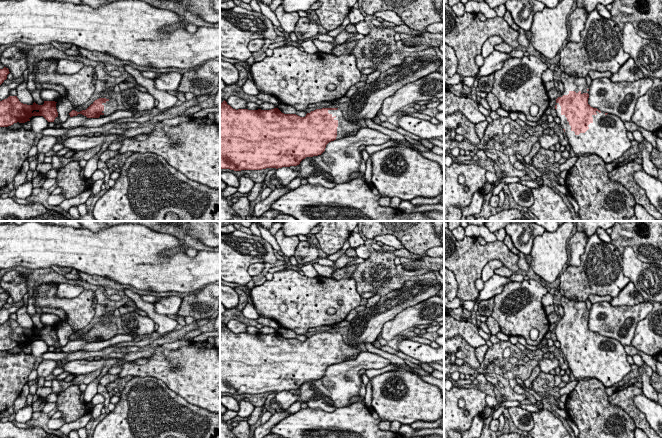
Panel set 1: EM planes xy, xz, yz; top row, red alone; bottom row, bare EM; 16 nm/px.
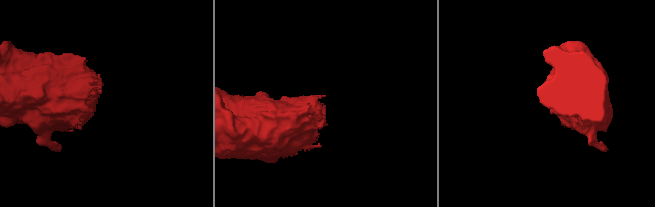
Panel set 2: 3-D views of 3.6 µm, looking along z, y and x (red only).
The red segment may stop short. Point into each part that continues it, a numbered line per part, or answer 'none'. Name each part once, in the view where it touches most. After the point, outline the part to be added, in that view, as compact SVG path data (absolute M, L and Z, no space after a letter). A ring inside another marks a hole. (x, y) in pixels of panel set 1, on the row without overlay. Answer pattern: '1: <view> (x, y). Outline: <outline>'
1: yz (606, 361). Outline: M557 330L556 338L560 349L565 354L569 369L577 378L596 378L605 388L615 386L631 372L631 364L627 360L624 346L616 339L599 337L592 339L593 346L588 349L585 357L576 359L565 339L561 338L561 330Z

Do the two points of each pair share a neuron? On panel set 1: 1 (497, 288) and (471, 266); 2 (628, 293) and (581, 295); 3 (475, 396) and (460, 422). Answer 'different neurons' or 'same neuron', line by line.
1: different neurons
2: different neurons
3: same neuron

